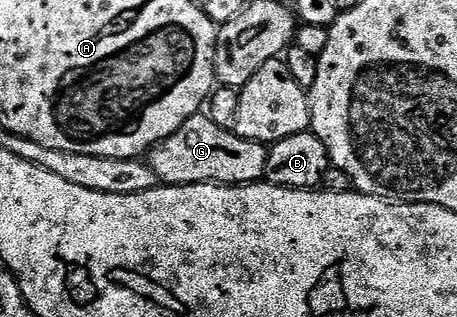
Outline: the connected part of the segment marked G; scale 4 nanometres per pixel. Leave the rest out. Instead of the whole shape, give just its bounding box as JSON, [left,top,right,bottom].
[146,114,268,186]

